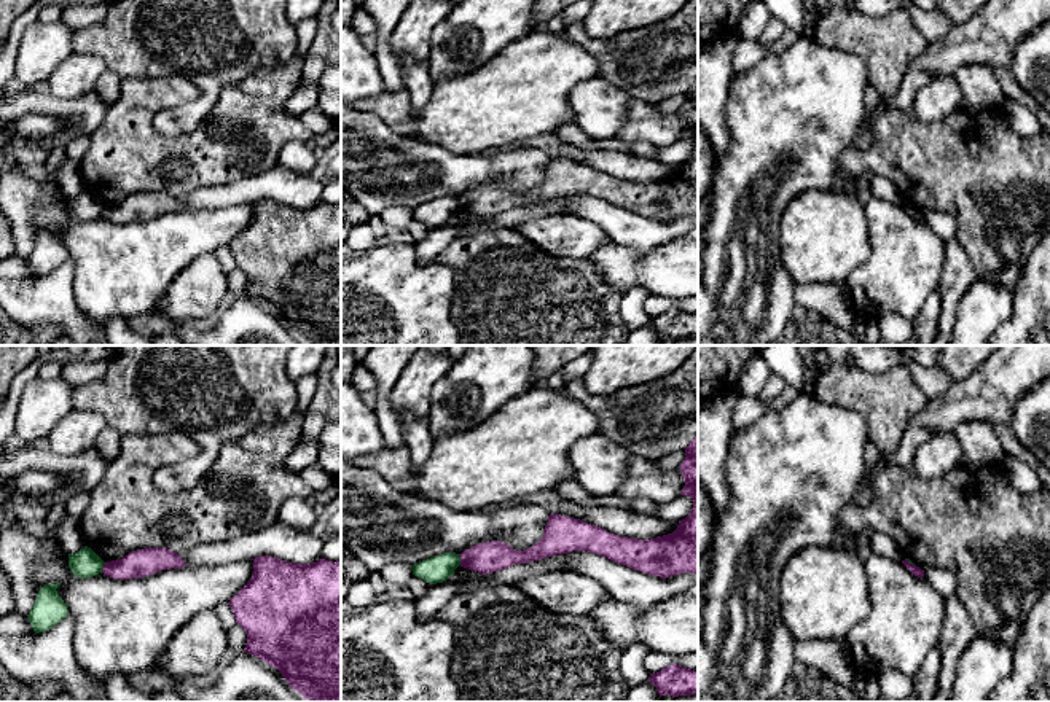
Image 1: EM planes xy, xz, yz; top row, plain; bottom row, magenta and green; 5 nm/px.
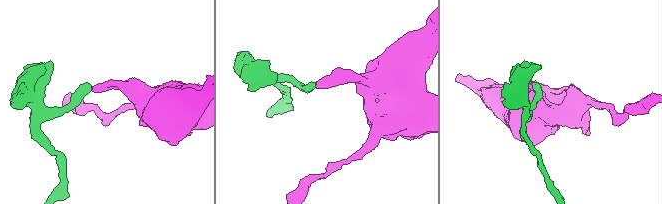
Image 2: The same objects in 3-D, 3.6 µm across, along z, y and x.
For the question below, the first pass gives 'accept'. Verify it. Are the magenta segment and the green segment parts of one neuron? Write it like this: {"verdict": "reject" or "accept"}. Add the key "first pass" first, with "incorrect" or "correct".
{"first pass": "incorrect", "verdict": "reject"}

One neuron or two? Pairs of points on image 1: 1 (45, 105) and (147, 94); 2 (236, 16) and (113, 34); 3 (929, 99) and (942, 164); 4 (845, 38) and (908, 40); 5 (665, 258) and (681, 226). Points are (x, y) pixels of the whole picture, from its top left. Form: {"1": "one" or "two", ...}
{"1": "two", "2": "one", "3": "two", "4": "one", "5": "two"}

